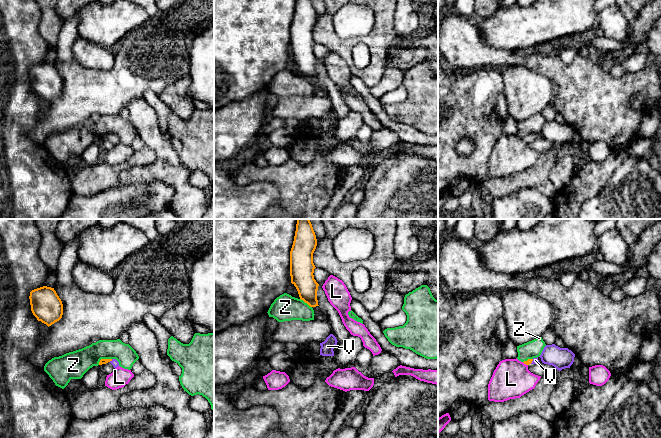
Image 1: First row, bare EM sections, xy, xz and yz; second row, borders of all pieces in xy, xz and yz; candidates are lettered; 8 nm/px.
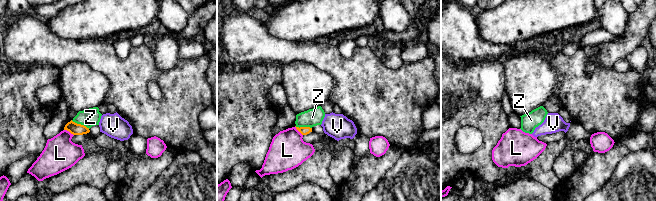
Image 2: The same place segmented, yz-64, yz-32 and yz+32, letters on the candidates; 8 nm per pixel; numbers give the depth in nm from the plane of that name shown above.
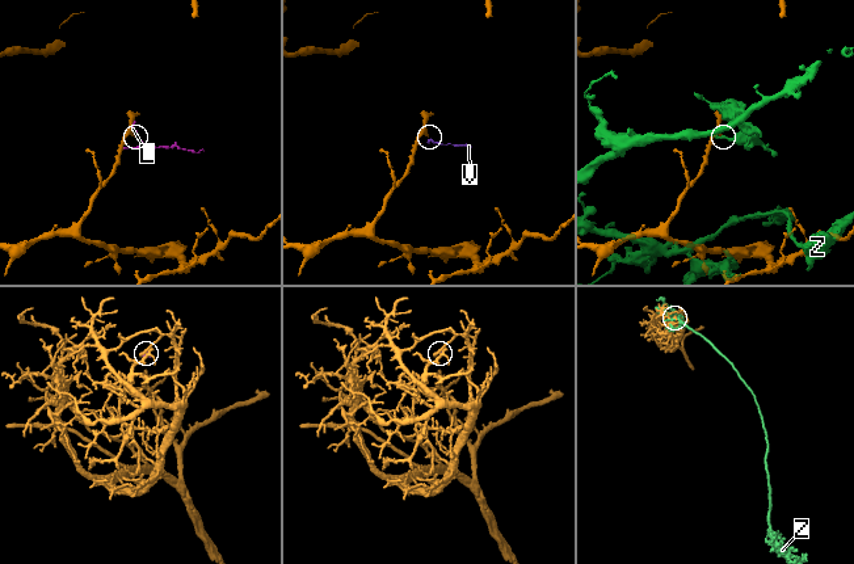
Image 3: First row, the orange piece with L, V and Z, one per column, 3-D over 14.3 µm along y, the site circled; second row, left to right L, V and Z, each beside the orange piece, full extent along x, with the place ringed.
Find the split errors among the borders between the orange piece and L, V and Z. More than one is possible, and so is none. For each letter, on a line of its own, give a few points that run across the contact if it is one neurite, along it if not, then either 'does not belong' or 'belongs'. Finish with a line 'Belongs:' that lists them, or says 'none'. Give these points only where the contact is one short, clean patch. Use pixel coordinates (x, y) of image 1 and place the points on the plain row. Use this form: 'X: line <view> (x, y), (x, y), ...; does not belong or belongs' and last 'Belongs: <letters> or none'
L: line yz (522, 138), (527, 141); does not belong
V: line yz (529, 137), (532, 136), (535, 136); belongs
Z: does not belong
Belongs: V

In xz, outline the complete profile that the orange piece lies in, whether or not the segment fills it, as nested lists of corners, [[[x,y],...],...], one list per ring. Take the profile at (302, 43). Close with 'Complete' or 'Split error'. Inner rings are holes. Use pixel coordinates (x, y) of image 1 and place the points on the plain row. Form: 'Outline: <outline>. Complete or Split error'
Outline: [[[296,0],[293,21],[290,27],[291,59],[296,63],[299,73],[310,83],[318,81],[319,60],[314,55],[313,29],[317,15],[312,0]]]. Complete

